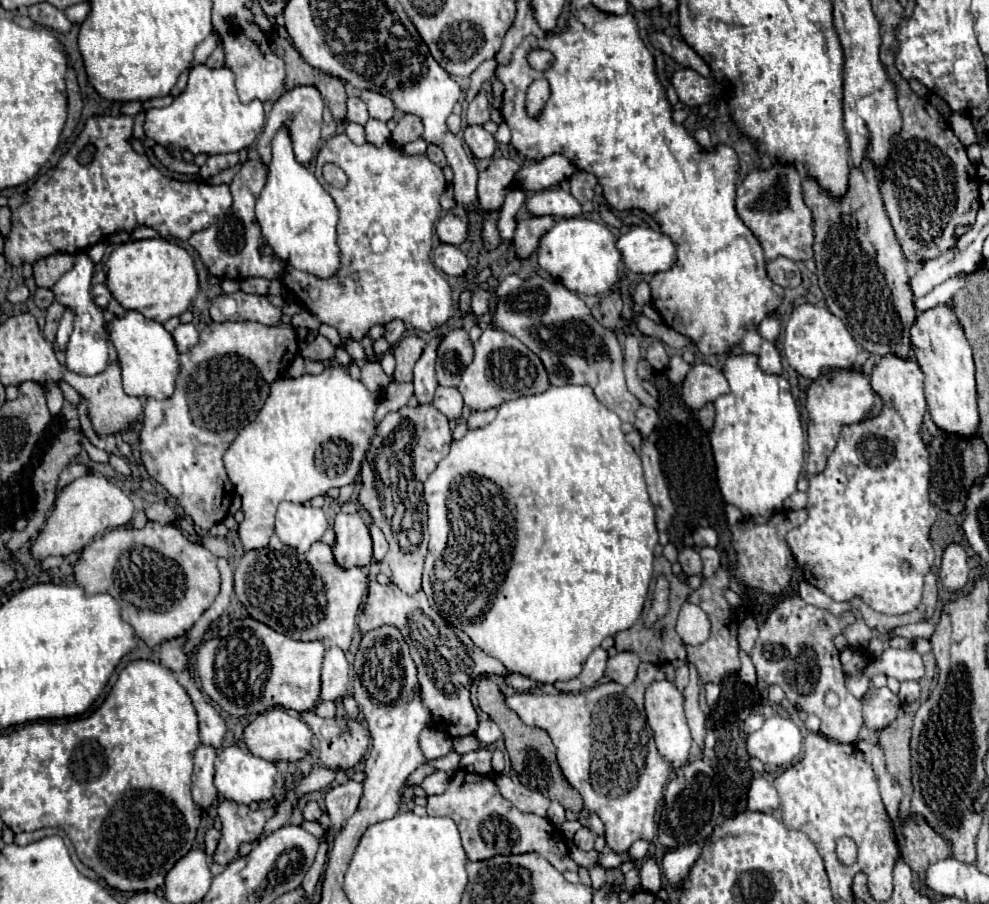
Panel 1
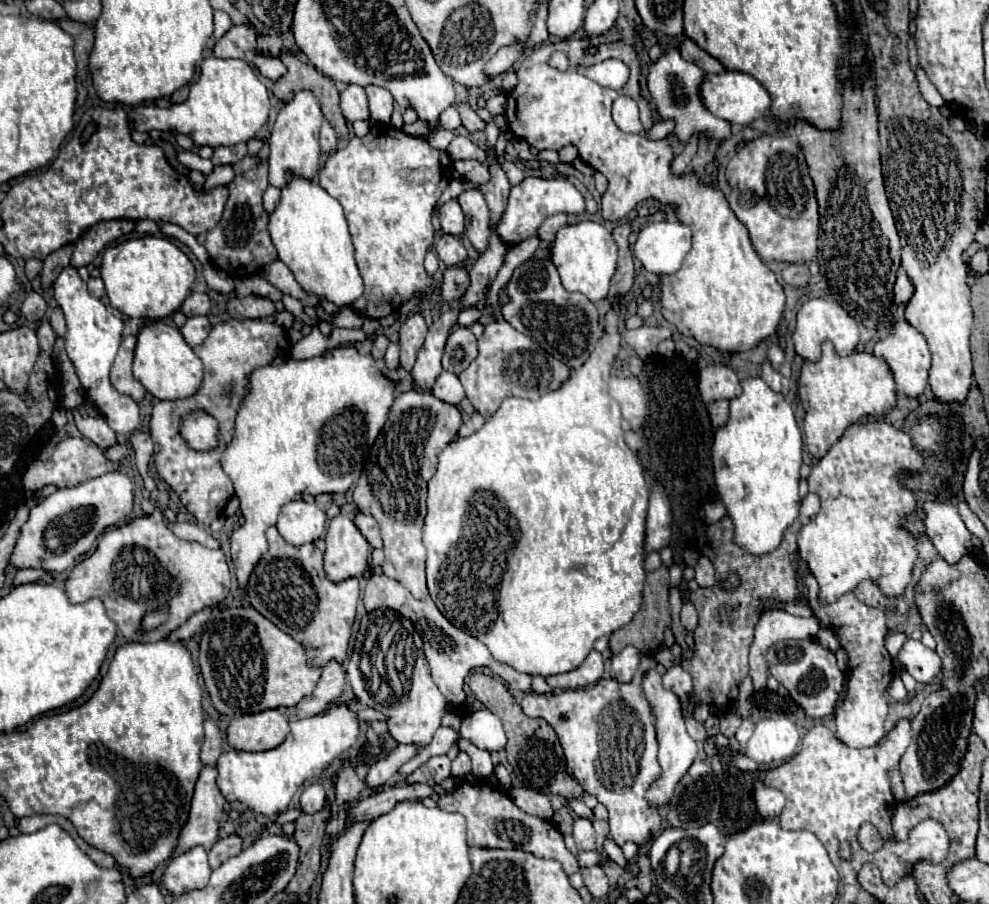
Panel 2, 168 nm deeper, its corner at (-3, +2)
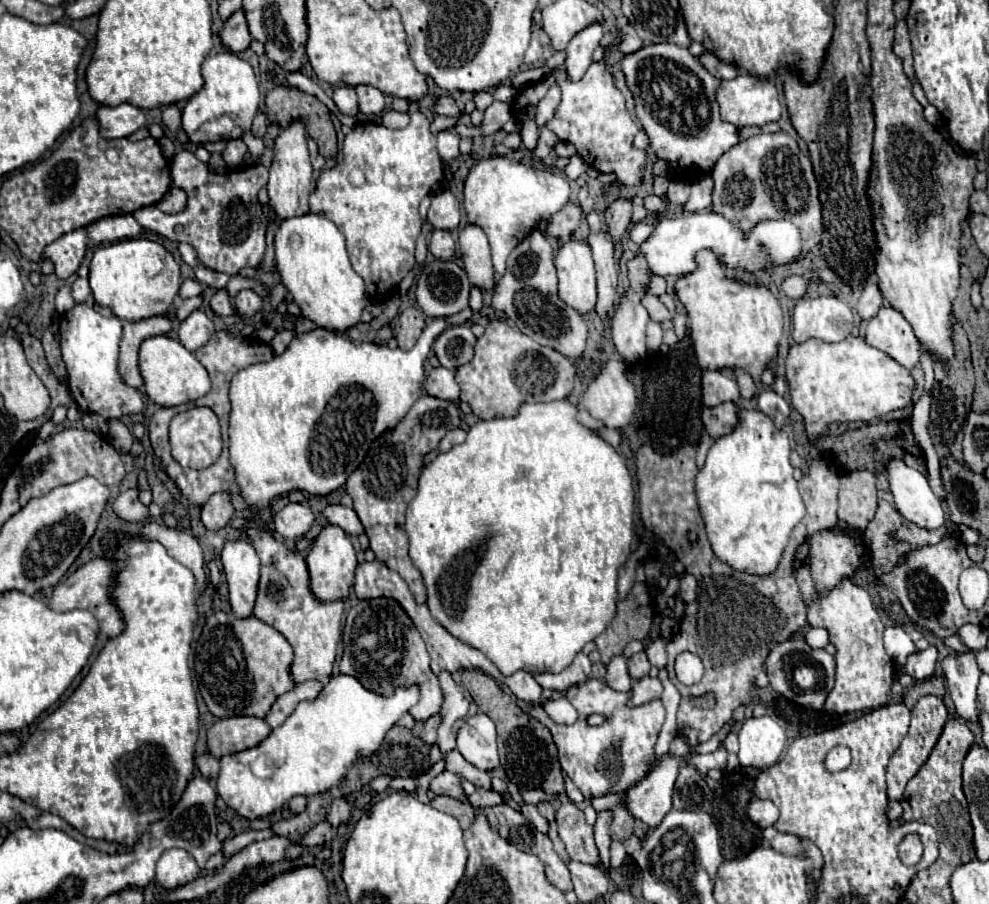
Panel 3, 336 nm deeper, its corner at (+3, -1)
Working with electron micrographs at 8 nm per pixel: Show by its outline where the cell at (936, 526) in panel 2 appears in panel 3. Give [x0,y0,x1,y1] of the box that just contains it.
[885,457,945,529]

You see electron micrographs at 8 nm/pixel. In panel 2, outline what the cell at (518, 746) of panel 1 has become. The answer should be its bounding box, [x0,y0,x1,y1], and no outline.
[469,672,583,800]

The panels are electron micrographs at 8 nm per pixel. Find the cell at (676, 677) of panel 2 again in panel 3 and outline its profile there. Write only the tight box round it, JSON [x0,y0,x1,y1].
[629,677,661,707]

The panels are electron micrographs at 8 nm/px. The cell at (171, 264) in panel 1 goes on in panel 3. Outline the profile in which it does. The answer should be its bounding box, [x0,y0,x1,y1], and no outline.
[89,239,181,321]

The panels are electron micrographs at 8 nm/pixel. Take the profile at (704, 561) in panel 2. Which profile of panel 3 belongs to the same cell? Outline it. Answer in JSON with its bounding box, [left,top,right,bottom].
[679,575,697,603]

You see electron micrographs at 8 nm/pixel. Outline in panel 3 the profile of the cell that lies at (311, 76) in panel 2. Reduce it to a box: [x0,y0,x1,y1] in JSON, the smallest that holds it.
[265,87,337,159]

